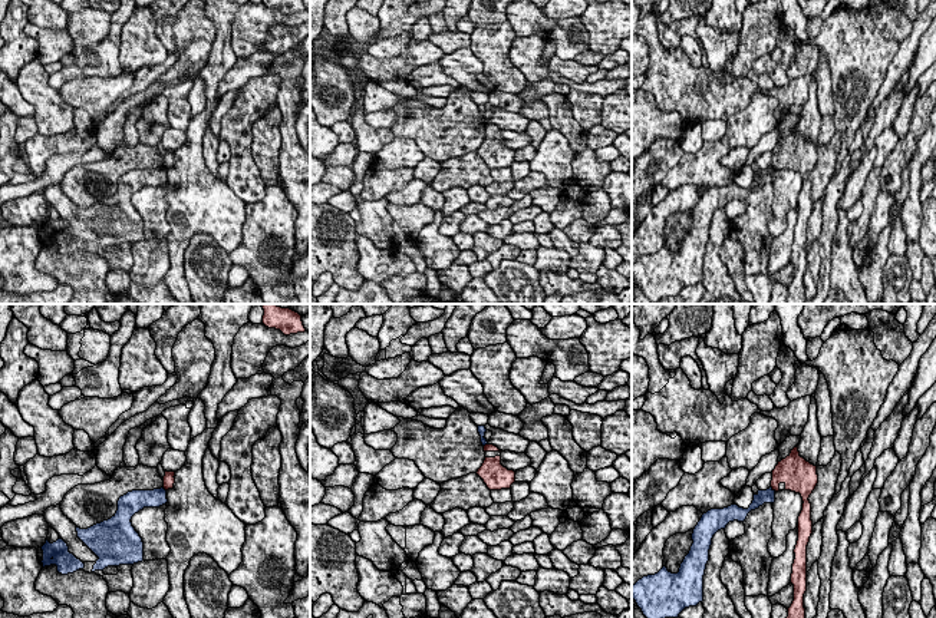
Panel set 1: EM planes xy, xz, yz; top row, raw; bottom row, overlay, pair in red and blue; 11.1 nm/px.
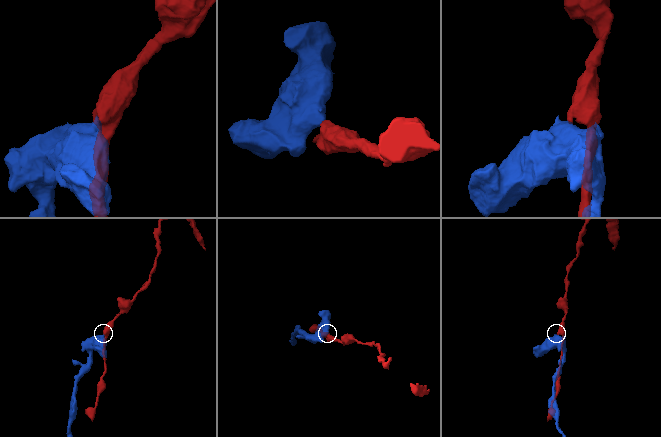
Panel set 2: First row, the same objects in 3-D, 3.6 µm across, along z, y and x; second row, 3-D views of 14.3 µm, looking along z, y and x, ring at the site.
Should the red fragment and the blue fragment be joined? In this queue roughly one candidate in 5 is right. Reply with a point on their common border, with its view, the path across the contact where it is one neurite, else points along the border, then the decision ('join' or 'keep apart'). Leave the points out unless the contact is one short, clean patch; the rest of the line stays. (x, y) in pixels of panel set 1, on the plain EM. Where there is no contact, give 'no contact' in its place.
contact yz (774, 168); border yz (771, 165), (775, 169); keep apart

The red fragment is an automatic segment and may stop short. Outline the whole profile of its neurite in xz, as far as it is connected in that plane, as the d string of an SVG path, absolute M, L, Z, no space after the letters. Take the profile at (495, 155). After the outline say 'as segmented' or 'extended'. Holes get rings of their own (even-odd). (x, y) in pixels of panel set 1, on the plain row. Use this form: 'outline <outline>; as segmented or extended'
outline M485 123L485 139L477 153L490 169L510 168L515 161L515 151L501 143L501 129L494 123Z; extended

